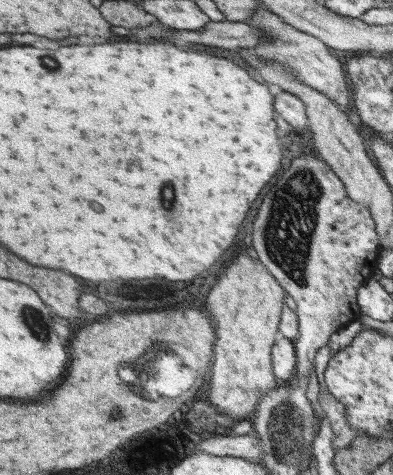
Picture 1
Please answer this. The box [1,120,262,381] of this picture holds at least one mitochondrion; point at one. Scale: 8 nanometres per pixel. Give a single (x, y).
(35, 322)

